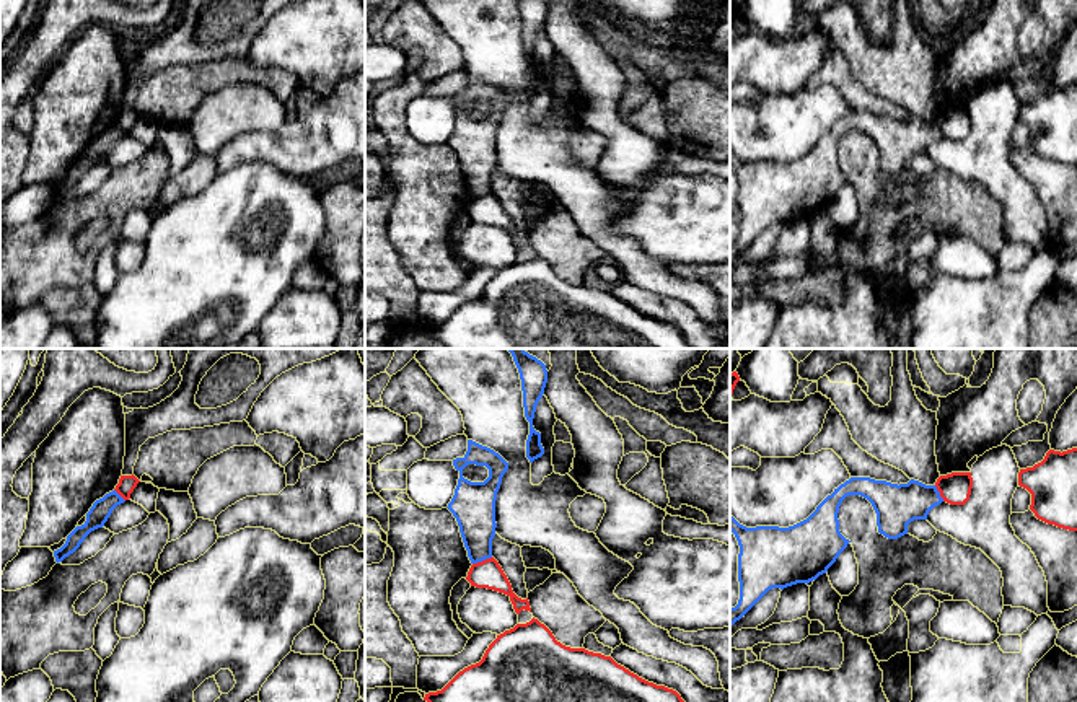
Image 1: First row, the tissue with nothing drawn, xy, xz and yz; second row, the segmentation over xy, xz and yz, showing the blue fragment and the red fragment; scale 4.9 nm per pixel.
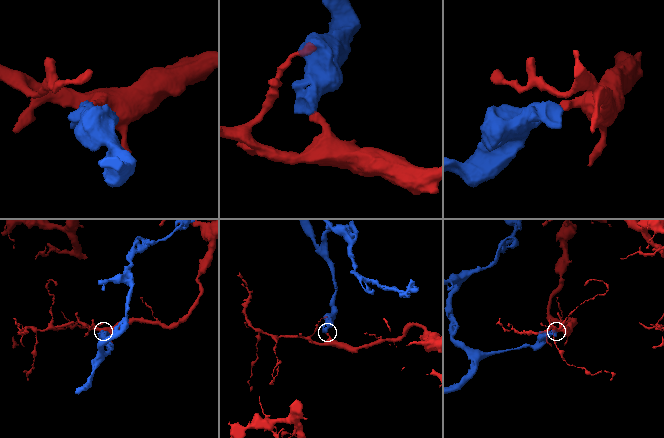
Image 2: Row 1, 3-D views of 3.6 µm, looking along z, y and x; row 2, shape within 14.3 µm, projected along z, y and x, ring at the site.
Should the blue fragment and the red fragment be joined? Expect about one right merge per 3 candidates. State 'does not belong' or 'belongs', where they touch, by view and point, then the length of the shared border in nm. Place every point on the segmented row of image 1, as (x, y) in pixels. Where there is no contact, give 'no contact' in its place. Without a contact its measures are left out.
does not belong; contact xz (481, 561); length 100 nm

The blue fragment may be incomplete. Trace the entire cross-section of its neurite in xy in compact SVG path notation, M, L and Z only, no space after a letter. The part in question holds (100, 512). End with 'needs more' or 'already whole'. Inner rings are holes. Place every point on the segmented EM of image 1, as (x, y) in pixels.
M116 492L106 494L103 498L96 500L90 511L86 513L86 521L81 526L77 526L68 536L65 544L54 551L55 562L62 562L65 557L73 554L85 537L98 529L103 528L108 518L111 516L112 510L124 503L125 500Z; already whole

